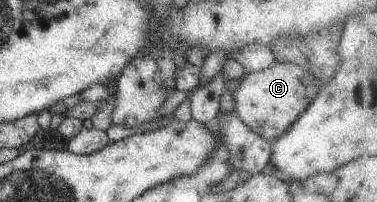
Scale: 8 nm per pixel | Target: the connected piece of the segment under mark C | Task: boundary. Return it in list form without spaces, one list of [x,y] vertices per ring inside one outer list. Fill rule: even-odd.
[[[274,61],[268,68],[246,73],[232,93],[234,110],[246,128],[266,141],[274,141],[312,102],[319,87],[300,65]]]

